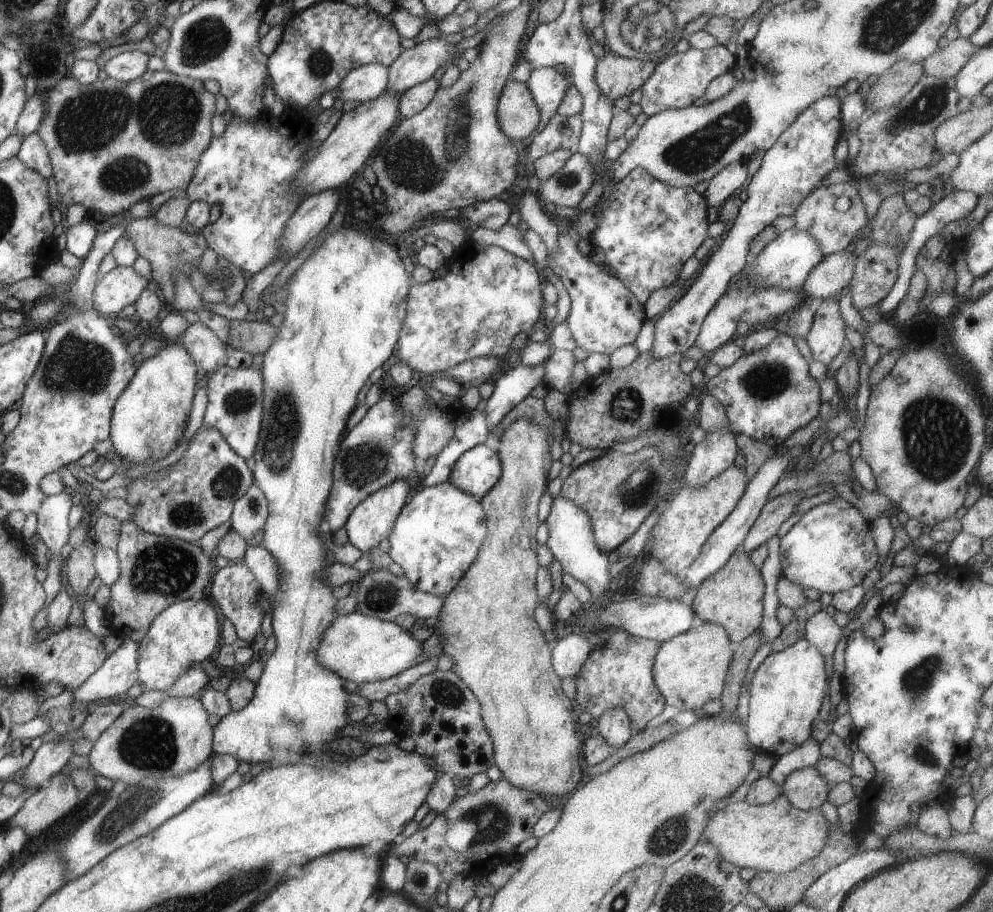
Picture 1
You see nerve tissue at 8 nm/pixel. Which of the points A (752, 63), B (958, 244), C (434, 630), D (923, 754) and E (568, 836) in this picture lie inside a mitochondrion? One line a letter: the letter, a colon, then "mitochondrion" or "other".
A: other
B: other
C: other
D: mitochondrion
E: other

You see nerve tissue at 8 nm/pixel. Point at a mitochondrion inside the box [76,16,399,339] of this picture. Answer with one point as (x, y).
(321, 62)

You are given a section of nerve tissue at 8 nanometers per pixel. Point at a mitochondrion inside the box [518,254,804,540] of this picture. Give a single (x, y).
(767, 380)

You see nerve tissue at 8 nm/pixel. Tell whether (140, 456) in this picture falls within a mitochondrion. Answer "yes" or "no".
no

